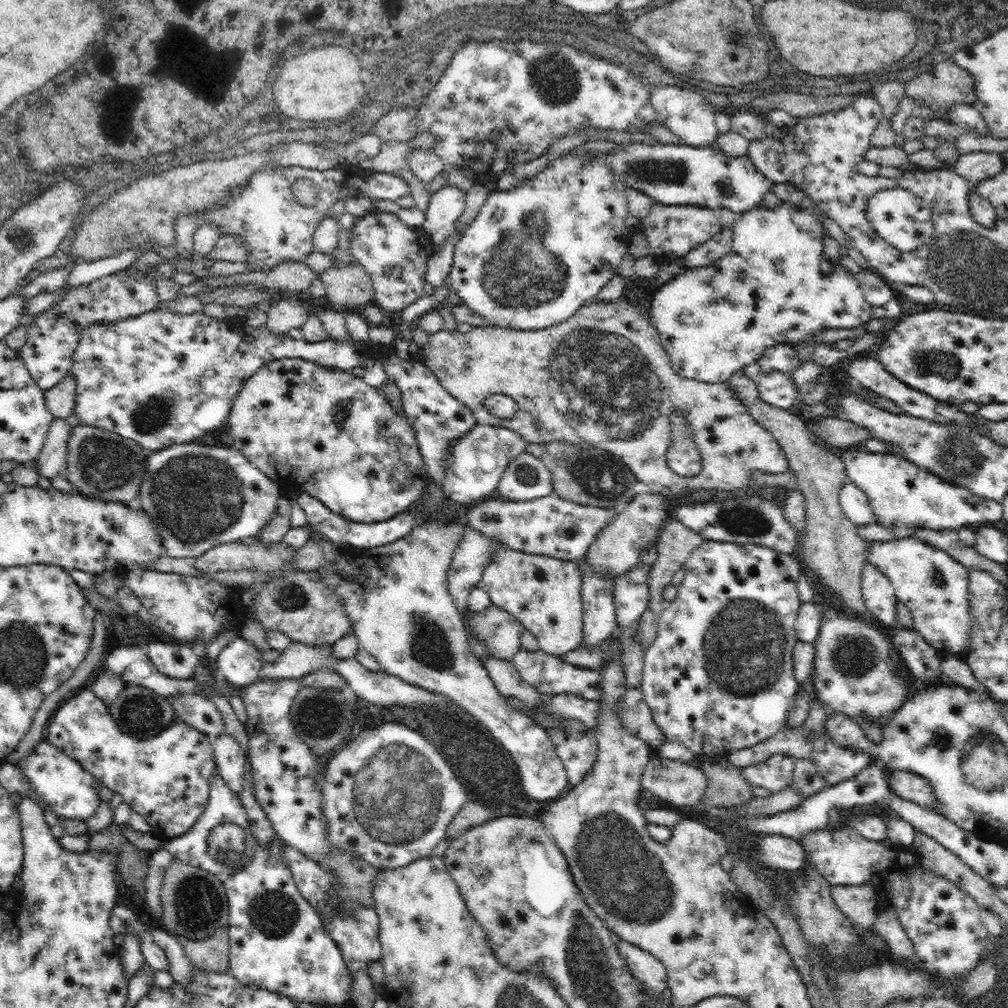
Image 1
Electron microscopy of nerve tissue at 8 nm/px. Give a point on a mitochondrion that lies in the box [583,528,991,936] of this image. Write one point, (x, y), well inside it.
(744, 646)

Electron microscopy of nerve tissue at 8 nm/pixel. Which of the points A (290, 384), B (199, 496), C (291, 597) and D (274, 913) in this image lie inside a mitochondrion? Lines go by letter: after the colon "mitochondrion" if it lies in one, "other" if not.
A: other
B: mitochondrion
C: mitochondrion
D: mitochondrion

